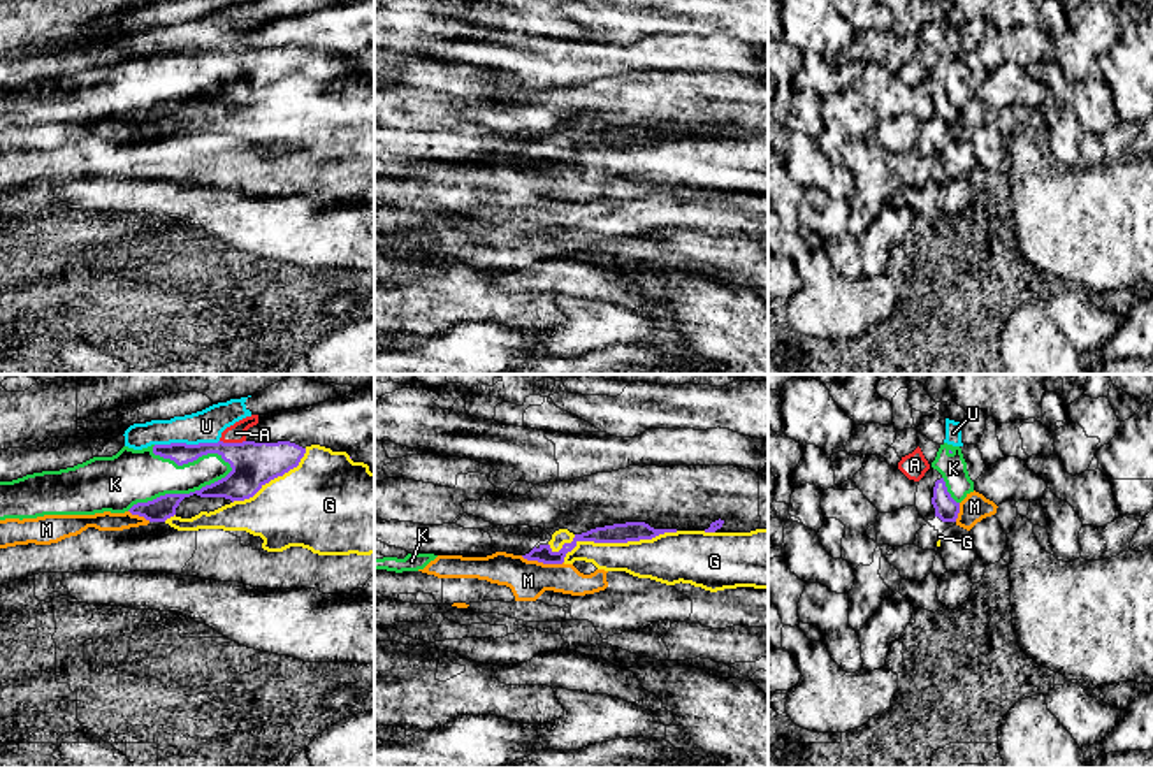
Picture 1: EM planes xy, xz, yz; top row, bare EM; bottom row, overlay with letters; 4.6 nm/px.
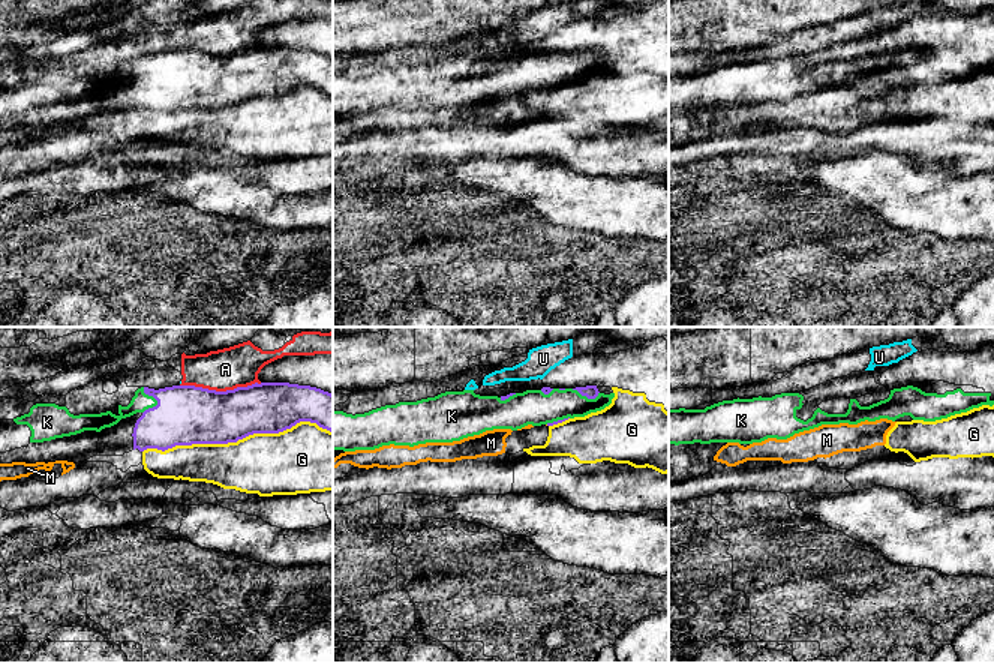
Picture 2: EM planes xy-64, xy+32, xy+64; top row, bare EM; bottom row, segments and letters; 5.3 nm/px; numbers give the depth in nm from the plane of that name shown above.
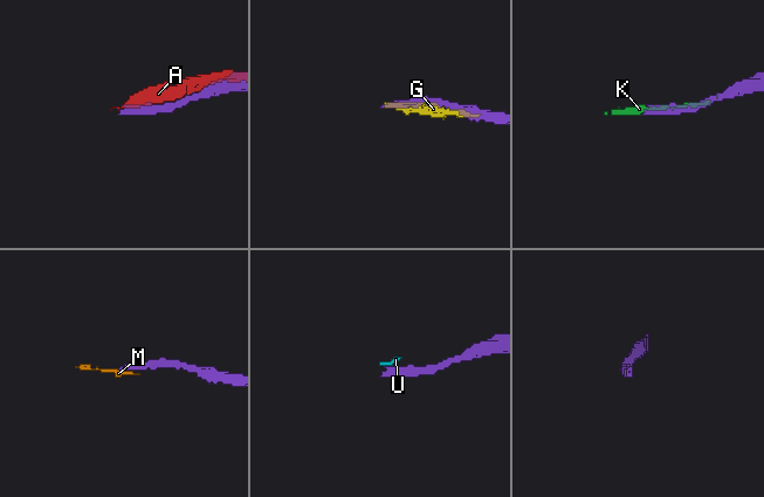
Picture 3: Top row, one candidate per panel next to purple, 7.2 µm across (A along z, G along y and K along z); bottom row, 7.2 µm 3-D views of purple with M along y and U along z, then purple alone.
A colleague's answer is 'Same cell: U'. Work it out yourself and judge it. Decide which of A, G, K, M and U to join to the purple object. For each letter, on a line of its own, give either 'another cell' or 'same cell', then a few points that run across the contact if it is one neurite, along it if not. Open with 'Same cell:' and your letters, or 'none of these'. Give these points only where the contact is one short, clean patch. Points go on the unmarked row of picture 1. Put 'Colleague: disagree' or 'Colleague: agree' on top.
Colleague: disagree
Same cell: K
A: another cell
G: another cell
K: same cell
M: another cell; line xz (521, 162), (531, 167), (563, 169)
U: another cell; line xy (218, 46), (155, 51)

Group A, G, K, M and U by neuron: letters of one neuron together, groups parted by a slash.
A U / G M / K

